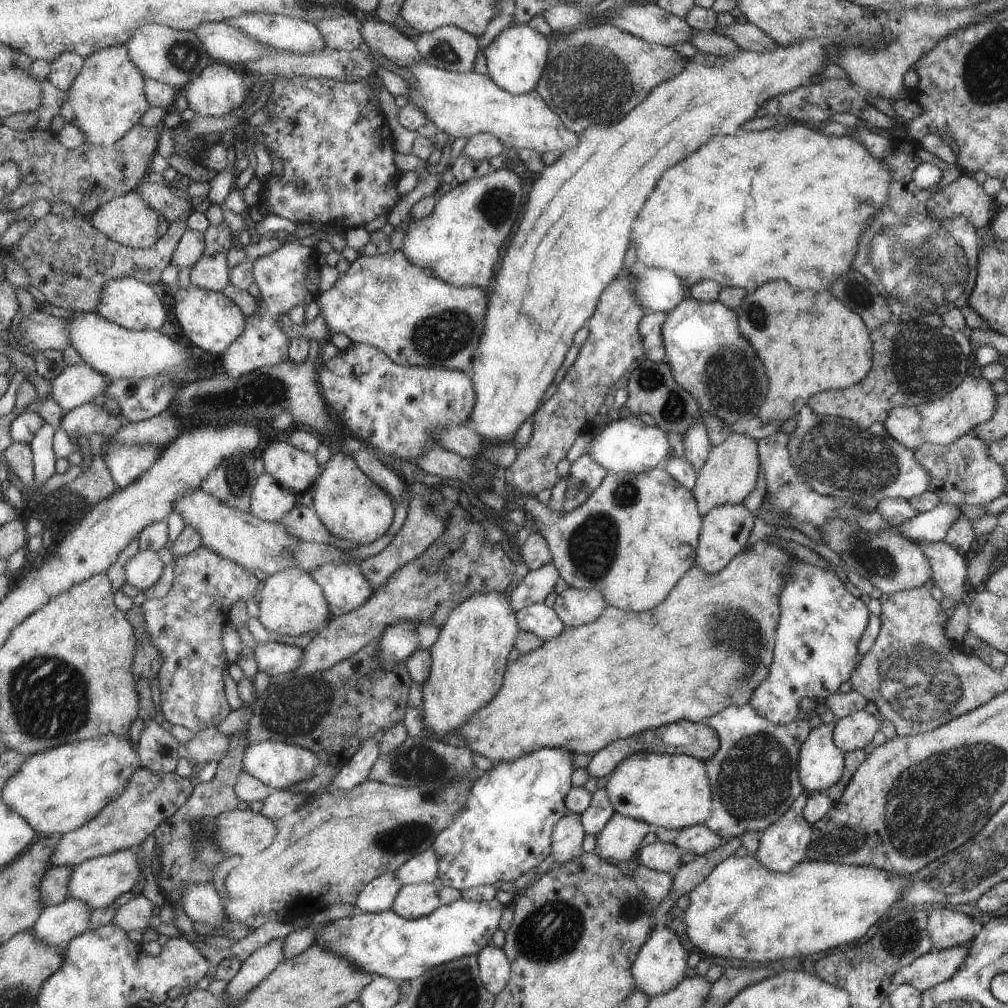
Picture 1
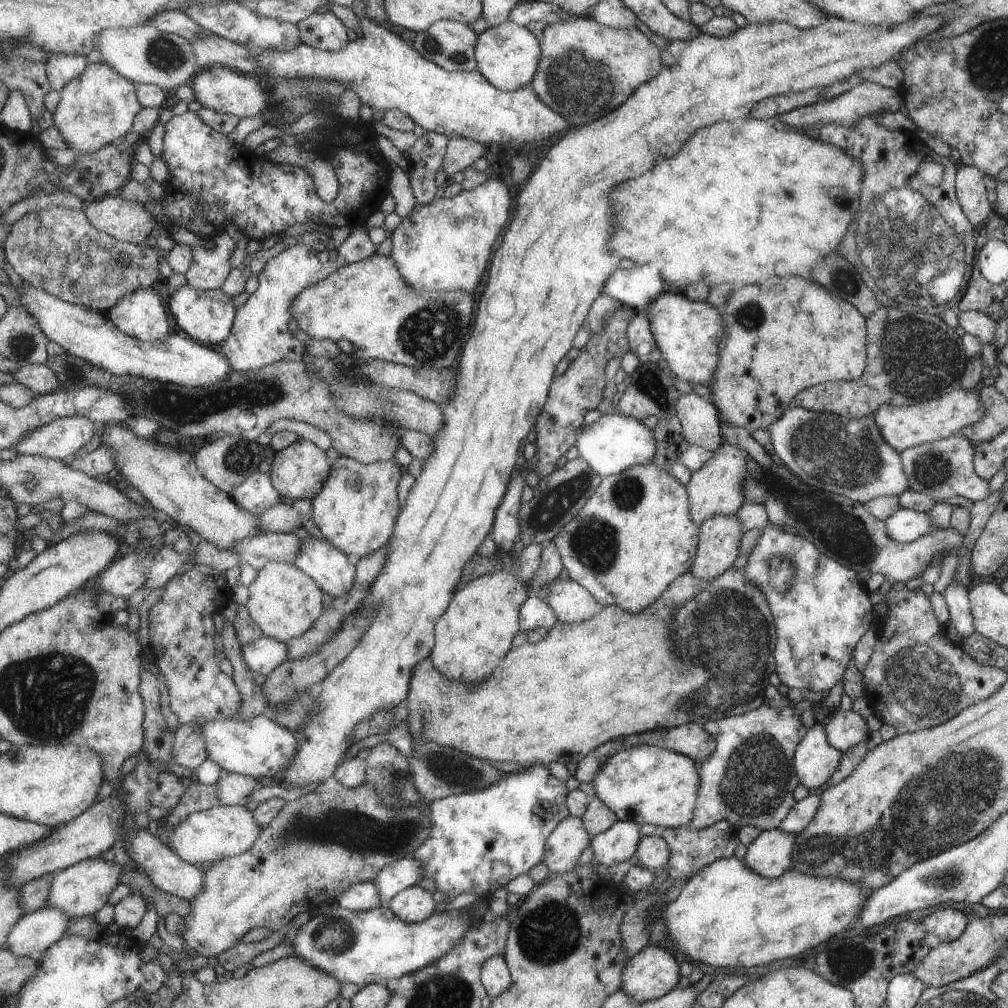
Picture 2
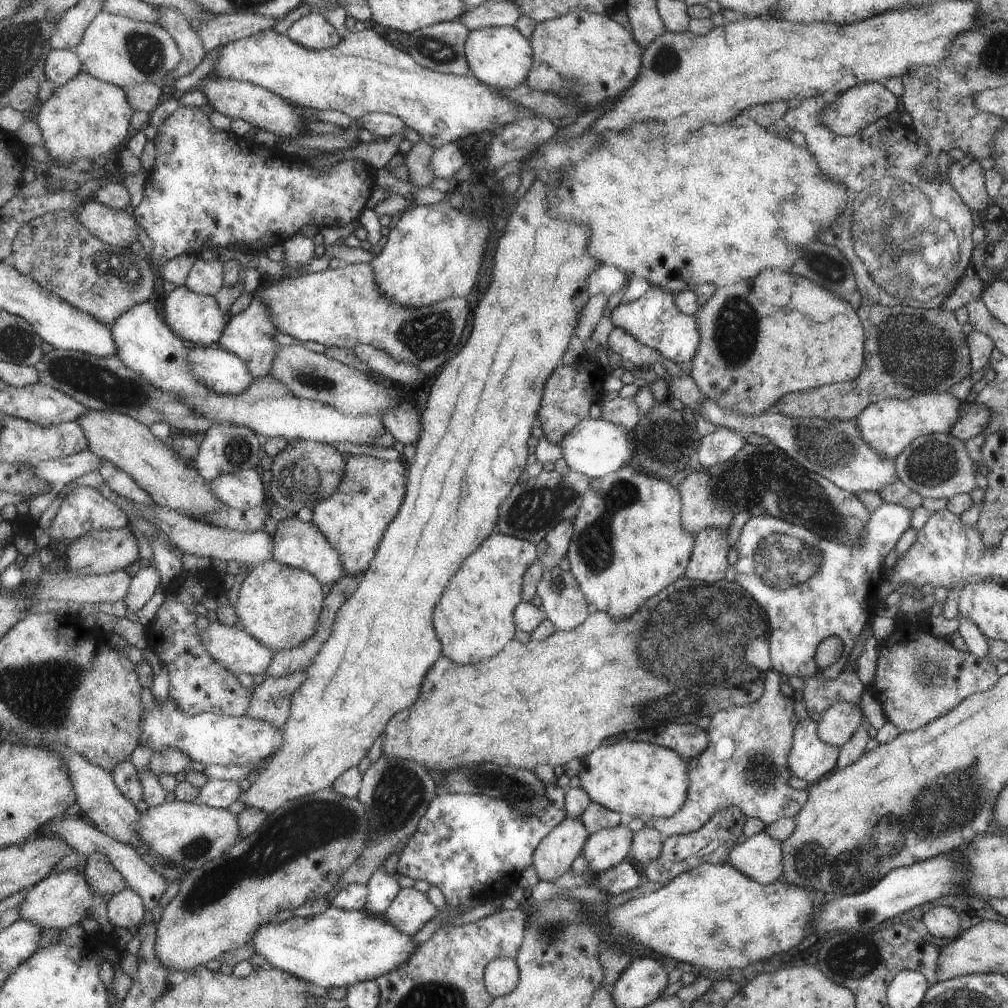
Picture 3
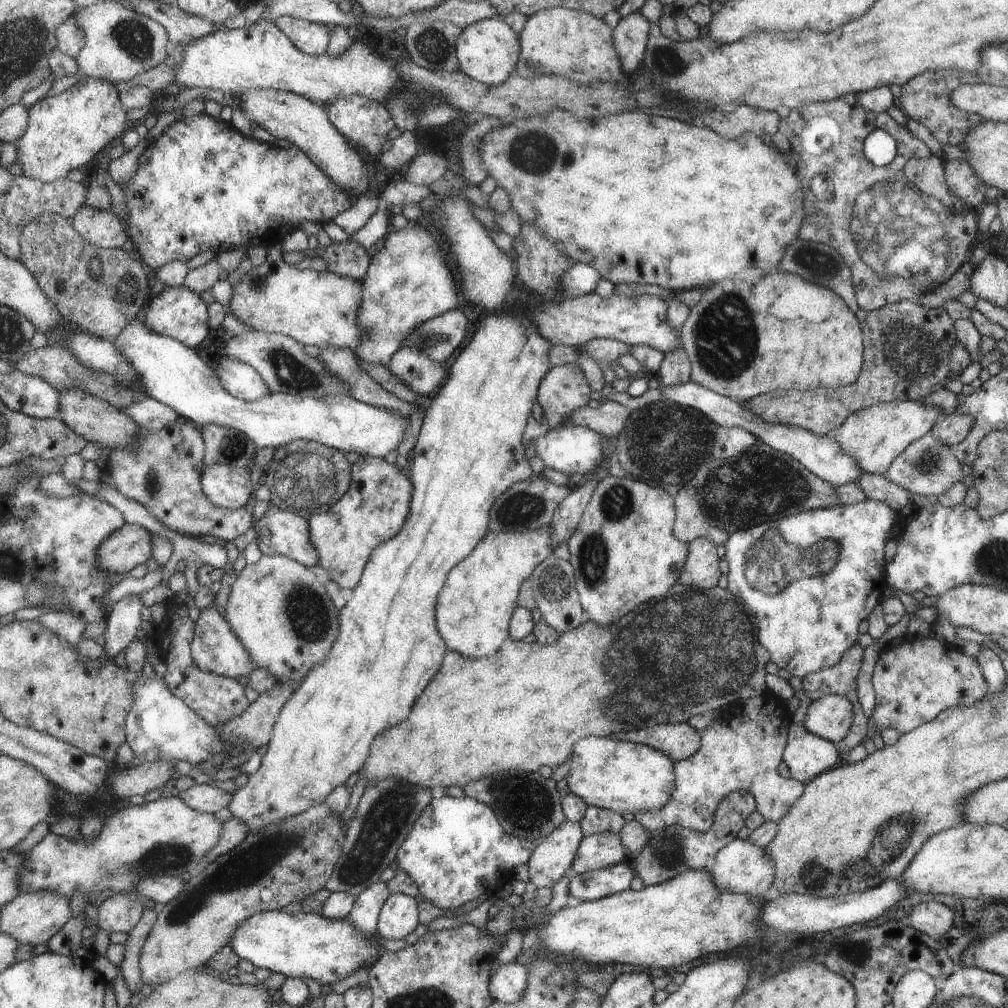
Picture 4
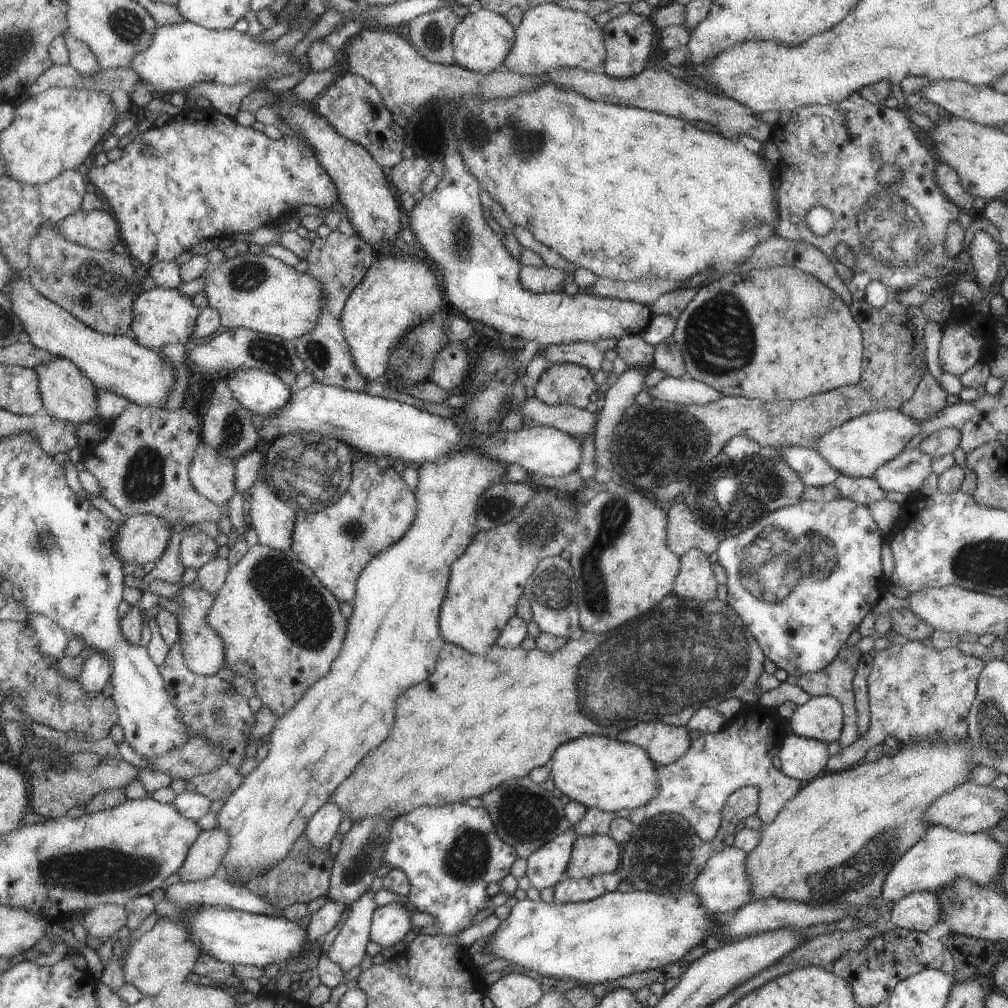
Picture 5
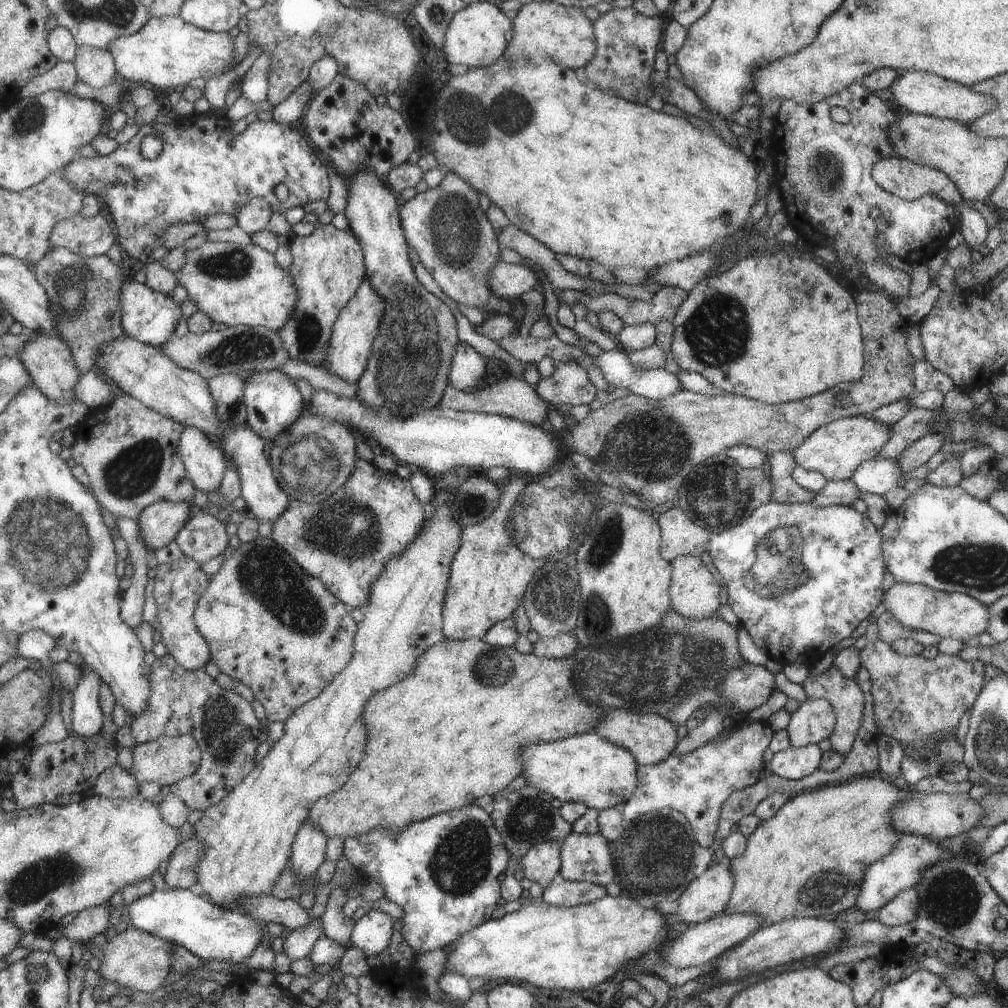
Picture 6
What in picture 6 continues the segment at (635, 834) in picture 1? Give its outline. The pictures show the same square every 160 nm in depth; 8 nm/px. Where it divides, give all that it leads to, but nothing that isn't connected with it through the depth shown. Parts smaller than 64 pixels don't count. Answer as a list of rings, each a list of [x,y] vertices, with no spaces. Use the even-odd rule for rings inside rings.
[[[572,831],[561,842],[558,879],[585,881],[603,887],[611,883],[614,868],[611,866],[611,850],[601,834]]]

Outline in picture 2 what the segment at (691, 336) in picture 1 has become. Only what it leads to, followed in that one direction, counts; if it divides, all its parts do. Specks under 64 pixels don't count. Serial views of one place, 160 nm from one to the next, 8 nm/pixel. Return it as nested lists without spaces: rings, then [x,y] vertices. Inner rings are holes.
[[[669,290],[649,303],[643,312],[648,316],[650,330],[667,363],[667,371],[691,386],[709,385],[718,364],[718,351],[728,336],[719,308],[711,306],[707,301],[693,302],[682,292]]]

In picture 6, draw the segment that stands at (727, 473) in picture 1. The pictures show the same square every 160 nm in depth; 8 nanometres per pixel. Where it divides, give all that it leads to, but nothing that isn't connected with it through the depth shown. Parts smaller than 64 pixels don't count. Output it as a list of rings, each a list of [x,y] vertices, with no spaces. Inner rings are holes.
[[[673,507],[663,512],[658,520],[662,530],[662,546],[659,546],[659,550],[667,563],[680,555],[704,555],[711,533],[688,520],[679,508]]]

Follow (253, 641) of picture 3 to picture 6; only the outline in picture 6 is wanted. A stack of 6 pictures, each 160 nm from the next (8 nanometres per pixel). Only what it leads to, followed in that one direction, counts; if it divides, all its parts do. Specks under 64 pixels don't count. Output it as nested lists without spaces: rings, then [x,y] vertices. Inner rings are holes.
[[[183,556],[173,564],[165,562],[157,566],[157,574],[151,586],[158,610],[154,630],[159,632],[167,652],[188,670],[202,670],[211,661],[209,642],[199,632],[194,618],[199,600],[210,584],[209,576],[203,572],[201,565],[203,564],[191,556]]]

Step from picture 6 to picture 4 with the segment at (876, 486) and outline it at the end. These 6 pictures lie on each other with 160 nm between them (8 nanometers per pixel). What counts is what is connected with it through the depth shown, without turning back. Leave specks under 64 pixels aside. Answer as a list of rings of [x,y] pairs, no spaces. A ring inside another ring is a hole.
[[[928,433],[922,438],[911,442],[891,462],[886,473],[882,476],[885,476],[889,482],[897,484],[901,489],[907,490],[911,494],[915,493],[921,496],[933,495],[937,497],[949,488],[949,484],[960,482],[963,475],[964,473],[962,472],[961,464],[958,462],[956,450],[941,444],[937,438]]]

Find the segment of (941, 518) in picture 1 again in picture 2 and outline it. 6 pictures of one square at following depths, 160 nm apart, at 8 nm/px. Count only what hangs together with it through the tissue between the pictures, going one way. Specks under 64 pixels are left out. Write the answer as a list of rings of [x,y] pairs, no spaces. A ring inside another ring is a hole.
[[[899,507],[884,521],[886,533],[894,541],[910,543],[935,530],[929,515],[924,512],[913,512],[911,509]]]

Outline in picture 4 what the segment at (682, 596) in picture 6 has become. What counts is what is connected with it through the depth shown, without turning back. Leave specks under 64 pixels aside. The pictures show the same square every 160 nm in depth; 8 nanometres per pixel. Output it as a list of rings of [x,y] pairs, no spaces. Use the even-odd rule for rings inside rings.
[[[695,538],[688,546],[689,553],[682,567],[683,578],[679,578],[679,582],[687,582],[685,586],[693,586],[695,590],[713,589],[717,584],[715,546],[707,538]]]

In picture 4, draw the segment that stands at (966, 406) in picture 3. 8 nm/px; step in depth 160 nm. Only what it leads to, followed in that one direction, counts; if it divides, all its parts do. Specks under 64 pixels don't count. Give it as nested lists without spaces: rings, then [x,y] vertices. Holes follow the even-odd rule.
[[[947,414],[941,416],[930,430],[930,434],[939,440],[941,444],[955,449],[970,433],[973,418],[969,414]]]

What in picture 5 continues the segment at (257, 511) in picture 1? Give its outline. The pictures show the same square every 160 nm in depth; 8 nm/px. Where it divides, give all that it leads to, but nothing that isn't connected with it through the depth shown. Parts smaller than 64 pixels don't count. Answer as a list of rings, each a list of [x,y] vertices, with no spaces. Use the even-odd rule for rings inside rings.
[[[201,440],[191,464],[191,480],[199,494],[219,505],[225,505],[235,496],[235,461],[227,463],[217,448]]]

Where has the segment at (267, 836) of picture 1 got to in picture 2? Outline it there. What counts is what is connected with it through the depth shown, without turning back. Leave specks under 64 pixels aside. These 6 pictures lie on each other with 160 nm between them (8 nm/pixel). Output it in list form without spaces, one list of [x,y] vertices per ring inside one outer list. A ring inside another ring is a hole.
[[[244,804],[217,805],[216,807],[192,814],[185,822],[169,833],[171,847],[184,861],[195,865],[217,862],[227,857],[247,852],[262,836],[262,826],[255,818],[254,811]]]

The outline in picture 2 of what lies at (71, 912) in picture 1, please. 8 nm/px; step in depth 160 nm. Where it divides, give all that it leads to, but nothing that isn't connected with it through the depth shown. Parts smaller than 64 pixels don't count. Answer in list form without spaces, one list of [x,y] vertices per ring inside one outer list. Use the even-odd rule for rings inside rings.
[[[47,906],[27,913],[11,931],[6,948],[20,957],[41,960],[65,936],[71,919],[70,914],[57,907]]]

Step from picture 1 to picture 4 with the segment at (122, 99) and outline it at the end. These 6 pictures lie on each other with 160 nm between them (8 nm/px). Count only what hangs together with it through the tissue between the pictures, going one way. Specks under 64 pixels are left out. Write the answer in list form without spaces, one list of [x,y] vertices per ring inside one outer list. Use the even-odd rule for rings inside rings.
[[[84,78],[71,87],[55,96],[47,96],[29,109],[29,126],[27,131],[17,142],[18,164],[24,175],[45,183],[51,183],[64,178],[71,170],[84,170],[87,164],[99,154],[105,153],[105,148],[121,137],[123,132],[130,128],[127,110],[120,98],[120,92],[115,84],[101,79]]]

